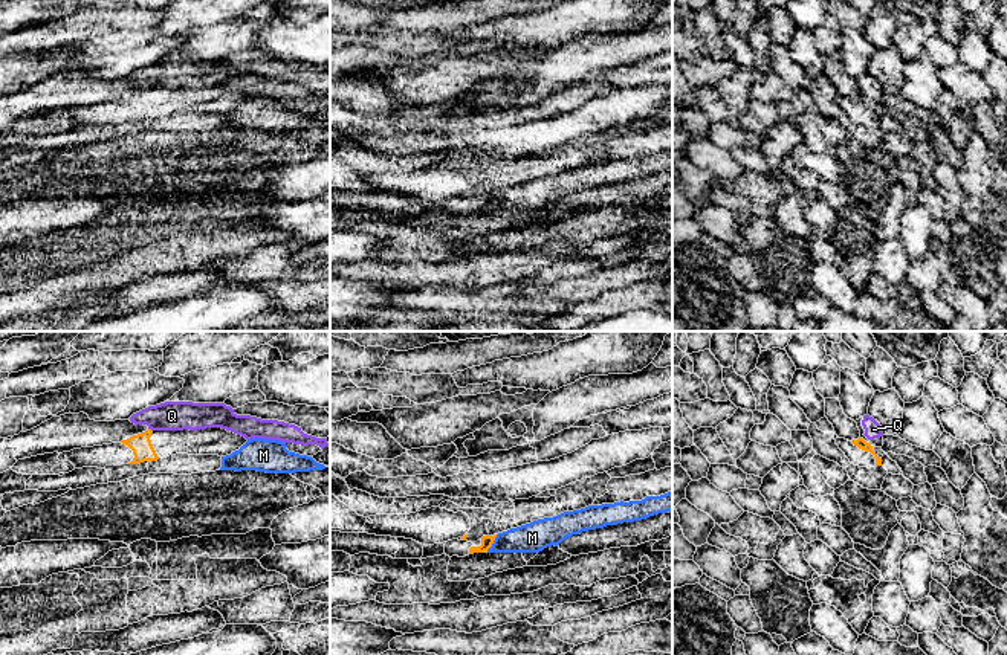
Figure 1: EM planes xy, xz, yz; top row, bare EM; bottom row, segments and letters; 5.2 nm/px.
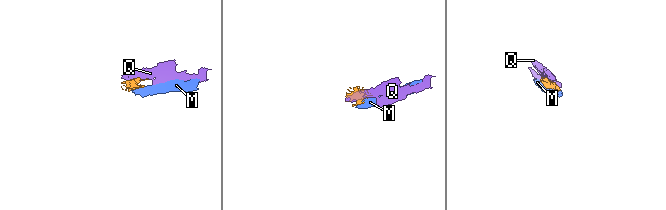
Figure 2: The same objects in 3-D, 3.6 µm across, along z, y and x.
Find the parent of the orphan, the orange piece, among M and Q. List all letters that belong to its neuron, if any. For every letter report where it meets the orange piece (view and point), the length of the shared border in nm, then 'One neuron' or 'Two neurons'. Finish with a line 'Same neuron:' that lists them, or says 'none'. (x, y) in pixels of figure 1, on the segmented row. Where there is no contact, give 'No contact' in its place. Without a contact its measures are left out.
M: Touches orange at xz (492, 542). Shared border 110 nm. Two neurons
Q: Touches orange at xy (150, 429). Shared border 30 nm. Two neurons
Same neuron: none

